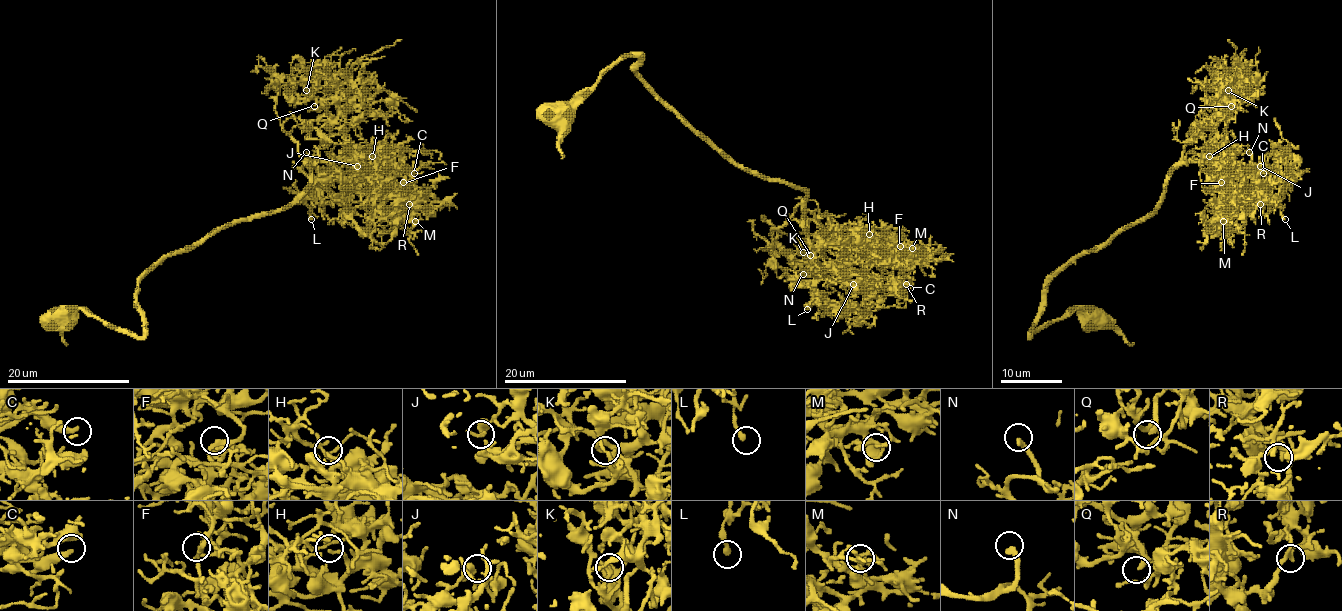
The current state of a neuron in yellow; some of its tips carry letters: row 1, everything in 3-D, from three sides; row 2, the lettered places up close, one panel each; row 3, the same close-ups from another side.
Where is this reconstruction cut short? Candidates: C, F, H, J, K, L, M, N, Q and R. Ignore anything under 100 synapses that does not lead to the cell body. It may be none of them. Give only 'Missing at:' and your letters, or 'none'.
Missing at: N

